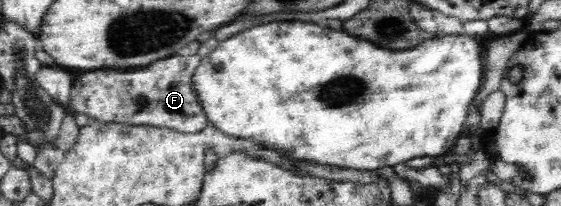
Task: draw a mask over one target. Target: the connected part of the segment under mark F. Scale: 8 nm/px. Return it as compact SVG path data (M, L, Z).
M198 53L188 56L175 54L131 69L84 70L73 84L69 111L85 113L89 118L105 123L153 124L181 132L201 131L209 123L192 86L201 58Z

